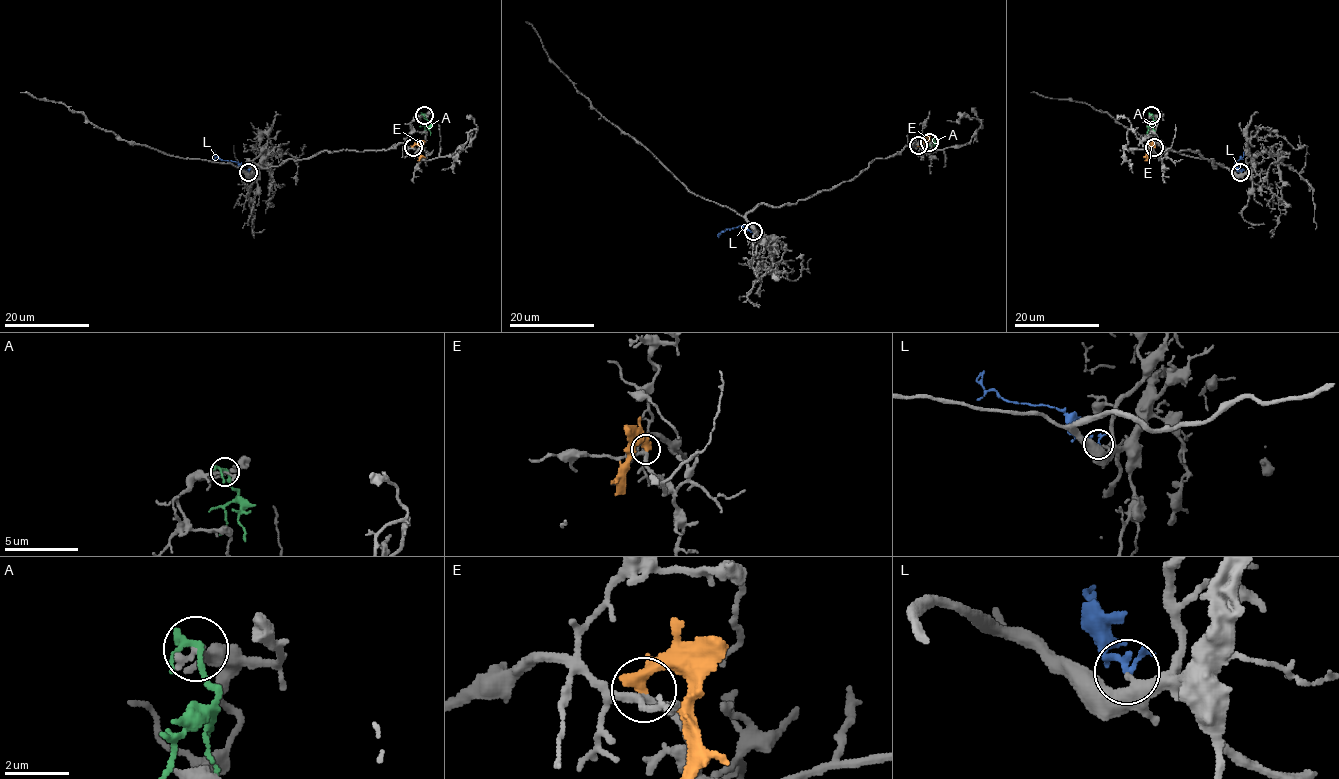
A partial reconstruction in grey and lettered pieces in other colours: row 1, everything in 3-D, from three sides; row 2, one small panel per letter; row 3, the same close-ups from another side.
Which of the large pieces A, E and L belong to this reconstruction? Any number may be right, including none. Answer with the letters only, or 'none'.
L

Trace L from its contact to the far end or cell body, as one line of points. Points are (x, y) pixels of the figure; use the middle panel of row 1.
L: (752, 231), (740, 226), (726, 229), (718, 237)

